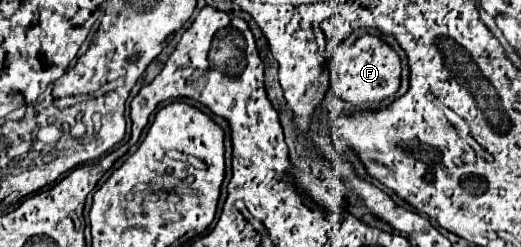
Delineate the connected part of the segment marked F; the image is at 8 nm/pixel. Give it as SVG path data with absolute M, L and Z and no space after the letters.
M362 35L344 51L344 61L332 71L330 87L338 91L344 101L356 107L380 103L386 97L394 95L400 87L400 57L380 37Z

